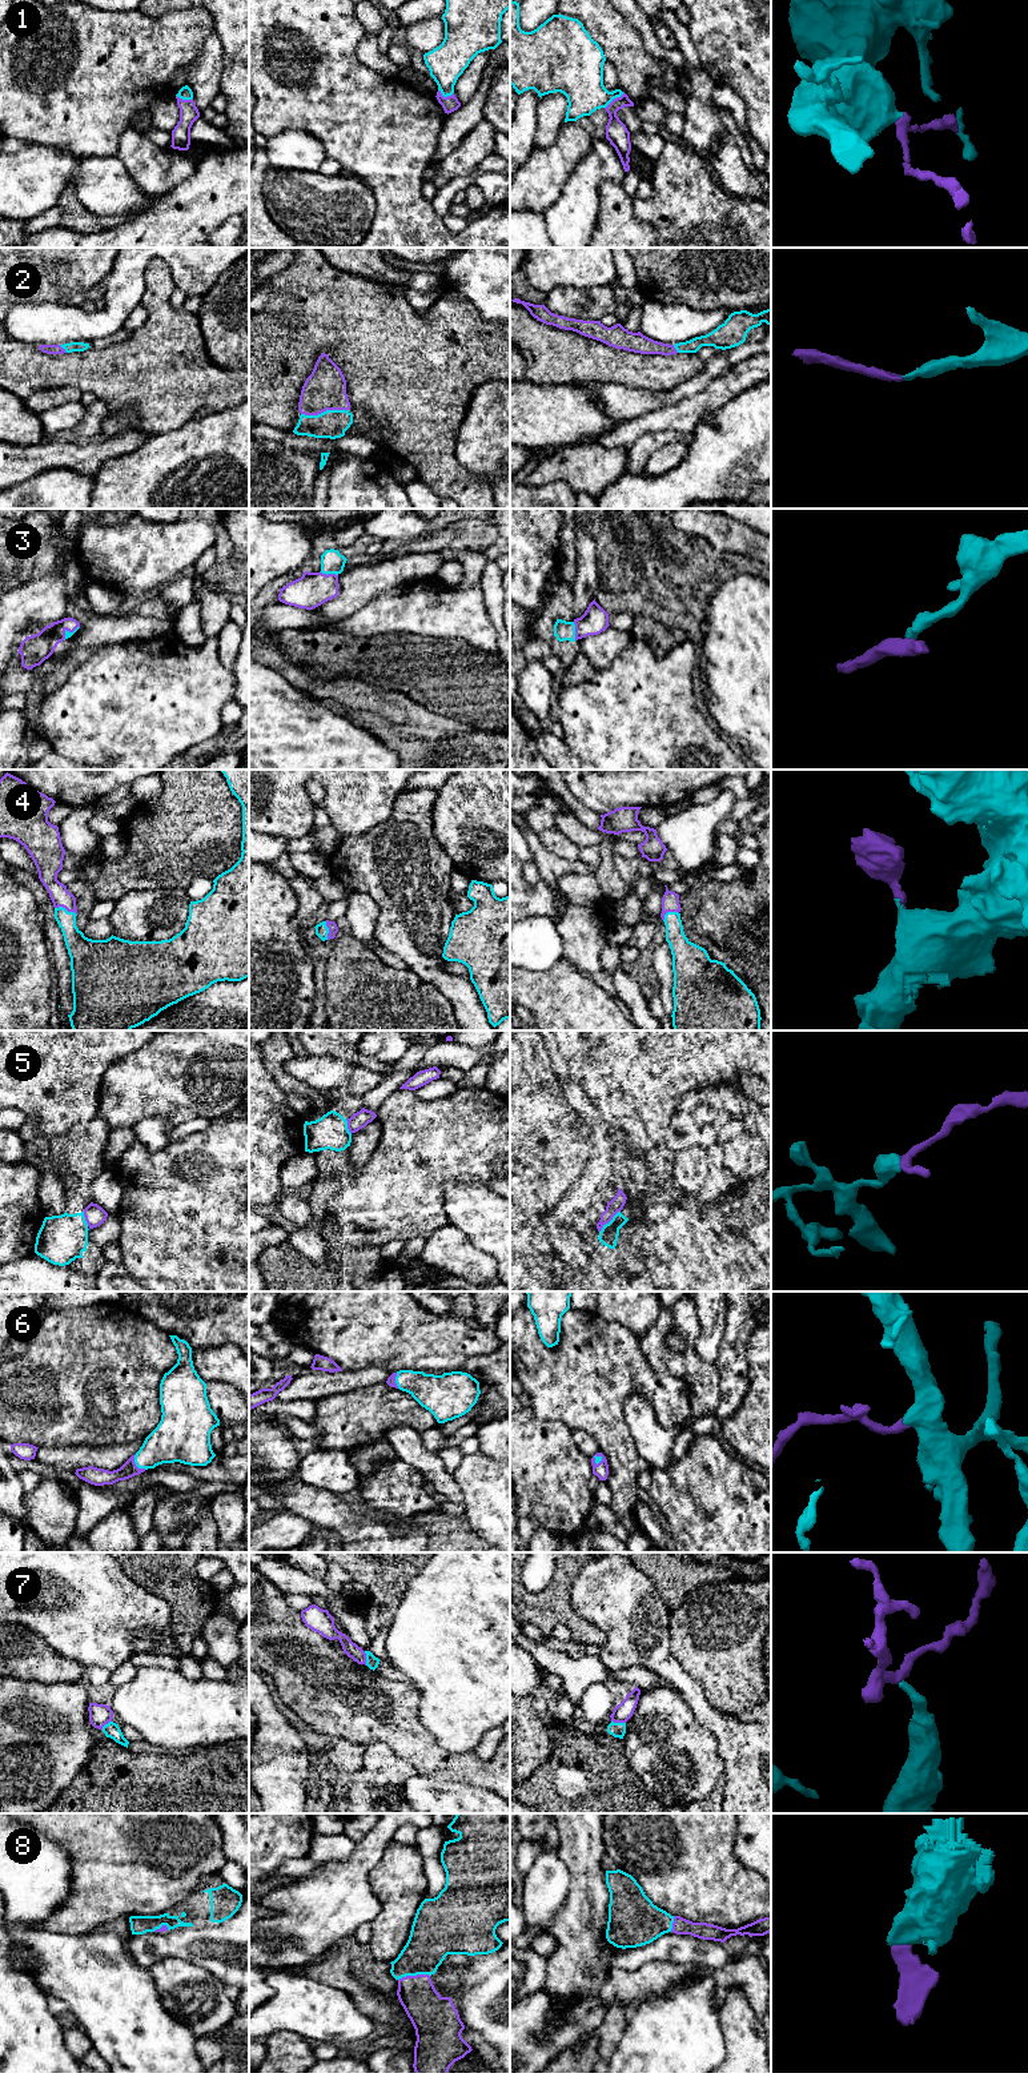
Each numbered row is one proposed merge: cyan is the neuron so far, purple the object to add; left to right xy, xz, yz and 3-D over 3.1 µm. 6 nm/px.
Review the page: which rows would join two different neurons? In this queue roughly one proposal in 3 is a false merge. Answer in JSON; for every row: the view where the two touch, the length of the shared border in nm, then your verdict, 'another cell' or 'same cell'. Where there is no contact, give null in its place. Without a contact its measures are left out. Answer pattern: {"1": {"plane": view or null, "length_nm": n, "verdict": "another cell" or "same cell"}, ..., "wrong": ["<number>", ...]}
{"1": {"plane": "yz", "length_nm": 160, "verdict": "same cell"}, "2": {"plane": "xz", "length_nm": 280, "verdict": "same cell"}, "3": {"plane": "yz", "length_nm": 110, "verdict": "same cell"}, "4": {"plane": "xy", "length_nm": 140, "verdict": "same cell"}, "5": {"plane": "yz", "length_nm": 180, "verdict": "another cell"}, "6": {"plane": "xy", "length_nm": 120, "verdict": "same cell"}, "7": {"plane": "xz", "length_nm": 90, "verdict": "another cell"}, "8": {"plane": "xz", "length_nm": 190, "verdict": "same cell"}, "wrong": ["5", "7"]}

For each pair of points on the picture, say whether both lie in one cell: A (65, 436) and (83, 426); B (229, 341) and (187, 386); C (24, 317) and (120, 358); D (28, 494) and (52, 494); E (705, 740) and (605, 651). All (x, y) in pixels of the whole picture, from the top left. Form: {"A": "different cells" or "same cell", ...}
{"A": "same cell", "B": "different cells", "C": "different cells", "D": "same cell", "E": "different cells"}

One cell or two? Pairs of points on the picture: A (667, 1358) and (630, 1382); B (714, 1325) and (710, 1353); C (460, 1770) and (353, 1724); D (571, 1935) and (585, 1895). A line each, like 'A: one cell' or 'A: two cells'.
A: two cells
B: one cell
C: one cell
D: one cell

